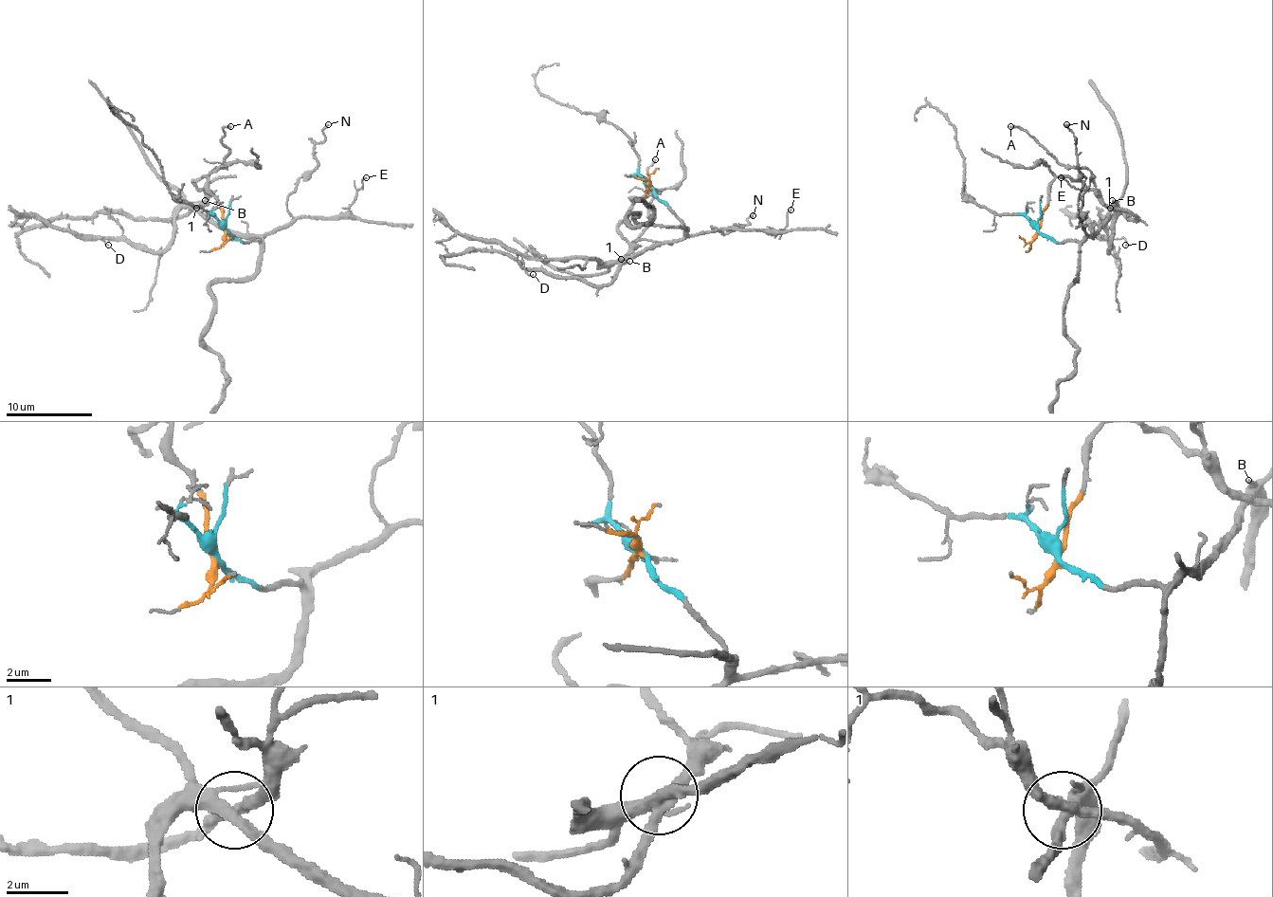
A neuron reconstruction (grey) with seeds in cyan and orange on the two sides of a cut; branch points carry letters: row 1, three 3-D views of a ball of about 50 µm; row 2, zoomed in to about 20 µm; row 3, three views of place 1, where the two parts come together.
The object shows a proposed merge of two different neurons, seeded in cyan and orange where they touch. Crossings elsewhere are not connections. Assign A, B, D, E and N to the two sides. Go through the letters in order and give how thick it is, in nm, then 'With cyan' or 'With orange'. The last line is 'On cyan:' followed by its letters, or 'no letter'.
A: Thickness 190 nm. With orange
B: Thickness 130 nm. With cyan
D: Thickness 100 nm. With cyan
E: Thickness 120 nm. With cyan
N: Thickness 160 nm. With cyan
On cyan: B, D, E, N

